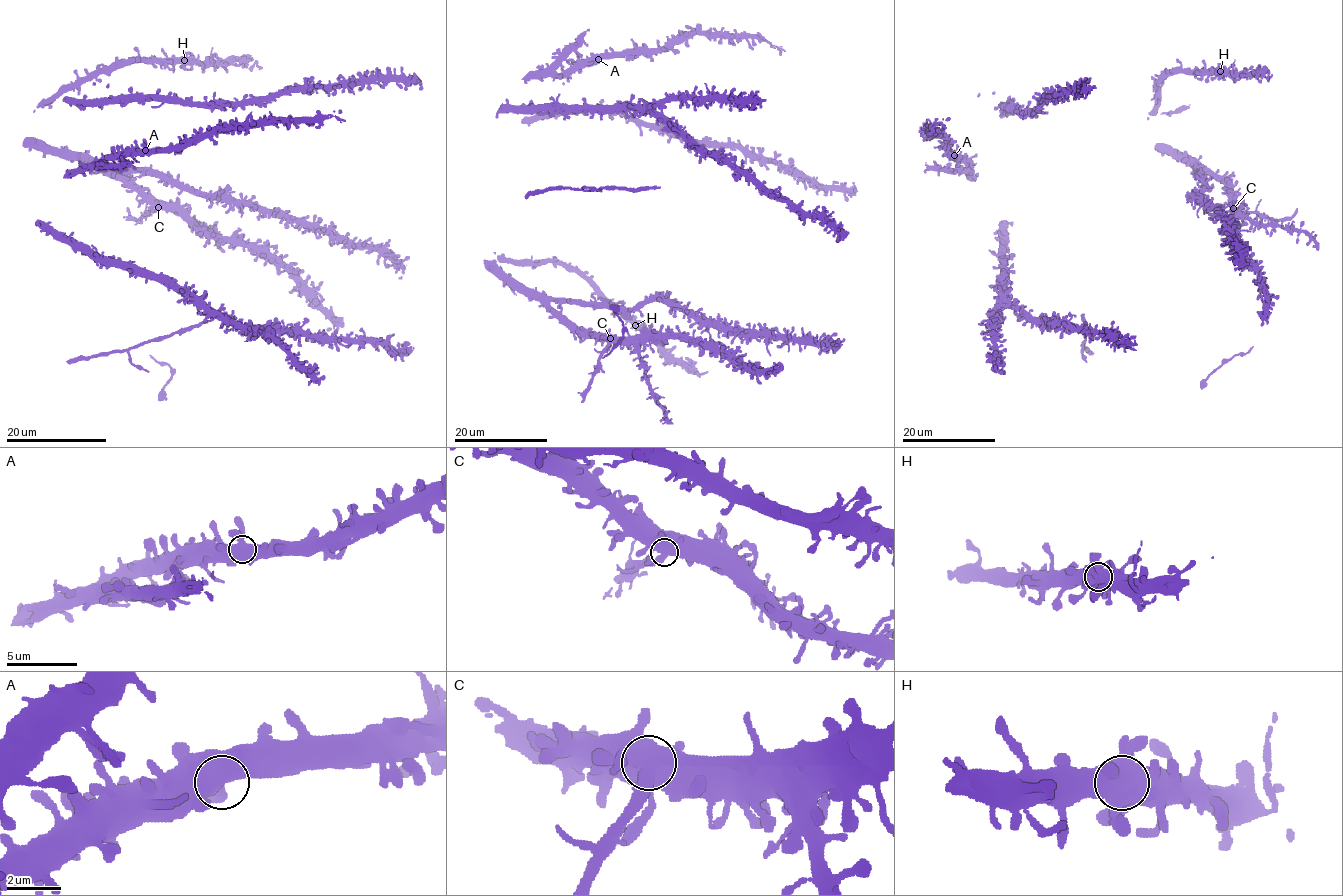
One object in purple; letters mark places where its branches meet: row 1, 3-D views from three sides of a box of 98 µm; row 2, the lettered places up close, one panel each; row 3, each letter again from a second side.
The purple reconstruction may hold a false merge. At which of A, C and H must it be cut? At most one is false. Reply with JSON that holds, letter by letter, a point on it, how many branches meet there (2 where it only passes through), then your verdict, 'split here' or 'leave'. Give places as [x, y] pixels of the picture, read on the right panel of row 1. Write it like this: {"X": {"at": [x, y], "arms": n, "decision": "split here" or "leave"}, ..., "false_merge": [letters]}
{"A": {"at": [954, 155], "arms": 3, "decision": "leave"}, "C": {"at": [1233, 208], "arms": 3, "decision": "split here"}, "H": {"at": [1220, 71], "arms": 3, "decision": "leave"}, "false_merge": ["C"]}

